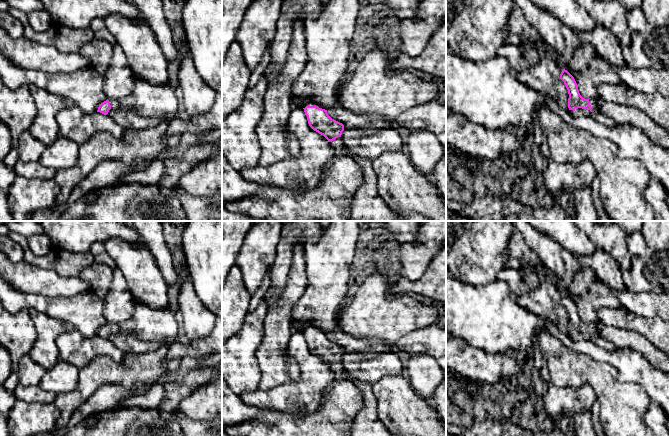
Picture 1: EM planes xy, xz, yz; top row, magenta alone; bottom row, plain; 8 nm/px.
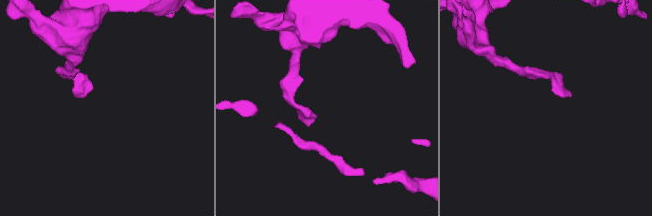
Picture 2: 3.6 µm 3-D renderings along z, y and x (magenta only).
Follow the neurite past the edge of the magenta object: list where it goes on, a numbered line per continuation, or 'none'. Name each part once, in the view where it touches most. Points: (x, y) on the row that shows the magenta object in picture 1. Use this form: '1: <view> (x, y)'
1: yz (602, 118)

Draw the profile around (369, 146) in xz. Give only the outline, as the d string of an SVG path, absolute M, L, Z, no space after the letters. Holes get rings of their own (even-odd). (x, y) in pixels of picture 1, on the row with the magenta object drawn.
M389 127L365 134L364 129L345 129L341 135L353 155L360 159L374 161L387 151L395 151L402 146L396 129Z

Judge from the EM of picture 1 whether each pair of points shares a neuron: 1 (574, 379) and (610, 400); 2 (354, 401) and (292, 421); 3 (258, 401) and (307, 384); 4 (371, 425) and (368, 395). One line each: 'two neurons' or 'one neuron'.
1: one neuron
2: one neuron
3: one neuron
4: one neuron

